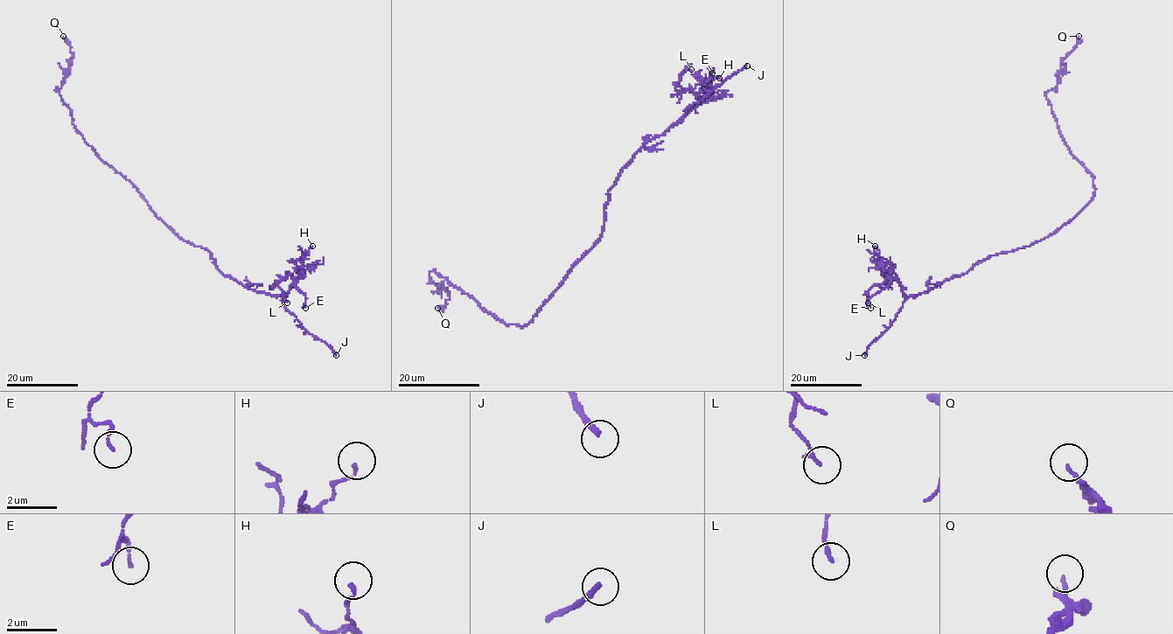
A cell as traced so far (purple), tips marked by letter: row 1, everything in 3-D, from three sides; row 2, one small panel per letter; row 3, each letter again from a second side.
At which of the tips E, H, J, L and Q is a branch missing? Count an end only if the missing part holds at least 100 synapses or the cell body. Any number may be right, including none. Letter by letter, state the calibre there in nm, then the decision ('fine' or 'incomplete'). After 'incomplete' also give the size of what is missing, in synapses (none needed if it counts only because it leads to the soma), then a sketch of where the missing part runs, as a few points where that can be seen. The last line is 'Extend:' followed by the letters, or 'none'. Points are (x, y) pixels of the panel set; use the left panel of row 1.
E: calibre 110 nm; fine
H: calibre 130 nm; fine
J: calibre 240 nm; incomplete; course (336, 355), (350, 366), (376, 366), (378, 364)
L: calibre 160 nm; fine
Q: calibre 140 nm; fine
Extend: J

